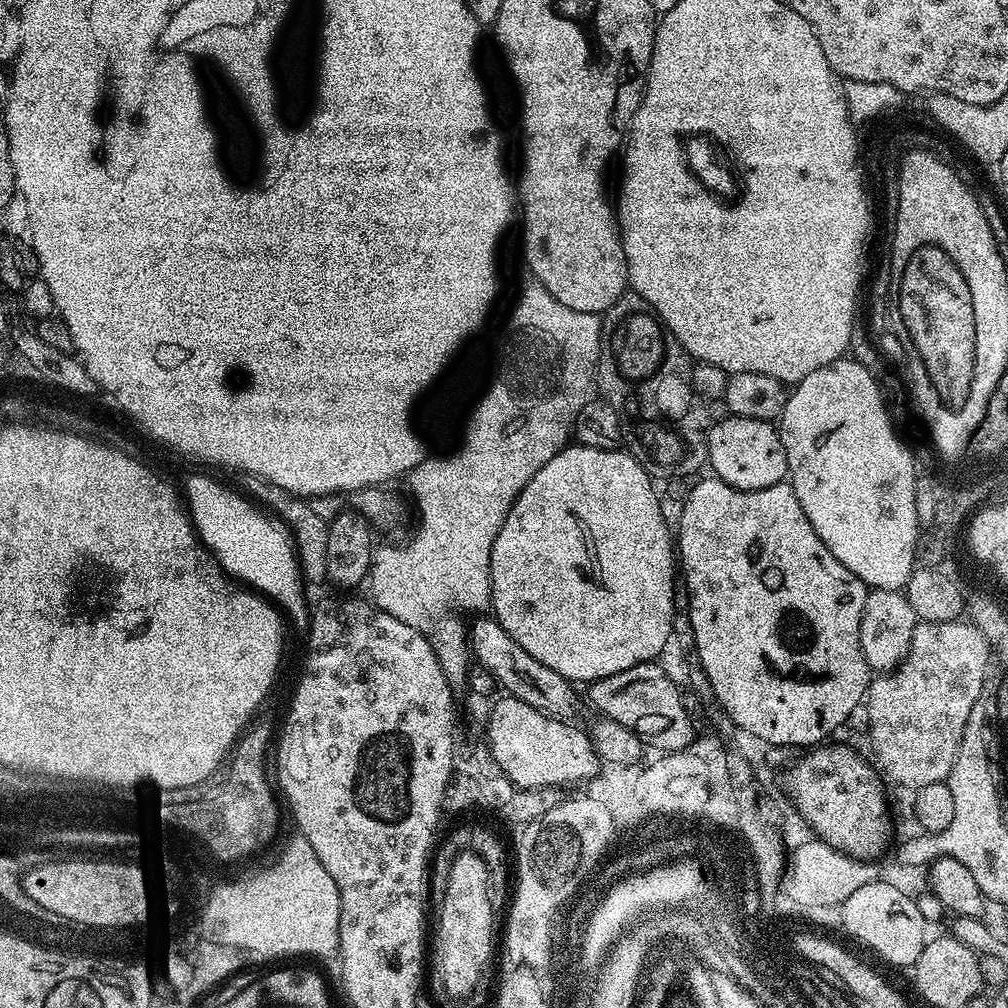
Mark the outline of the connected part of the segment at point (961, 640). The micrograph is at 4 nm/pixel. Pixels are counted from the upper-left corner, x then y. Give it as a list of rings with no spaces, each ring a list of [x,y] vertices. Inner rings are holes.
[[[951,620],[950,622],[917,623],[912,635],[912,645],[904,661],[887,674],[880,674],[869,683],[866,693],[868,708],[868,736],[876,751],[875,763],[885,777],[896,784],[915,790],[934,782],[945,782],[954,766],[970,710],[974,702],[985,695],[984,675],[988,672],[990,647],[974,625]]]

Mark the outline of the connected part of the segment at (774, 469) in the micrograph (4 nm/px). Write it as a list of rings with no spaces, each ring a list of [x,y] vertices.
[[[731,414],[722,420],[717,420],[706,432],[706,464],[712,467],[711,475],[715,479],[734,486],[737,492],[762,490],[781,483],[787,477],[788,463],[784,447],[780,441],[780,433],[775,423],[754,418],[742,418]]]

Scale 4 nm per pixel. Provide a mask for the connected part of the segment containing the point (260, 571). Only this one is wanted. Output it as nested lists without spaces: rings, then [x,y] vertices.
[[[204,474],[192,475],[184,490],[193,528],[221,568],[233,579],[250,585],[274,601],[286,616],[290,616],[296,627],[307,629],[310,624],[310,608],[309,605],[306,606],[304,598],[306,586],[296,556],[295,540],[288,525],[274,514],[260,512],[262,510],[253,501],[248,502]]]

